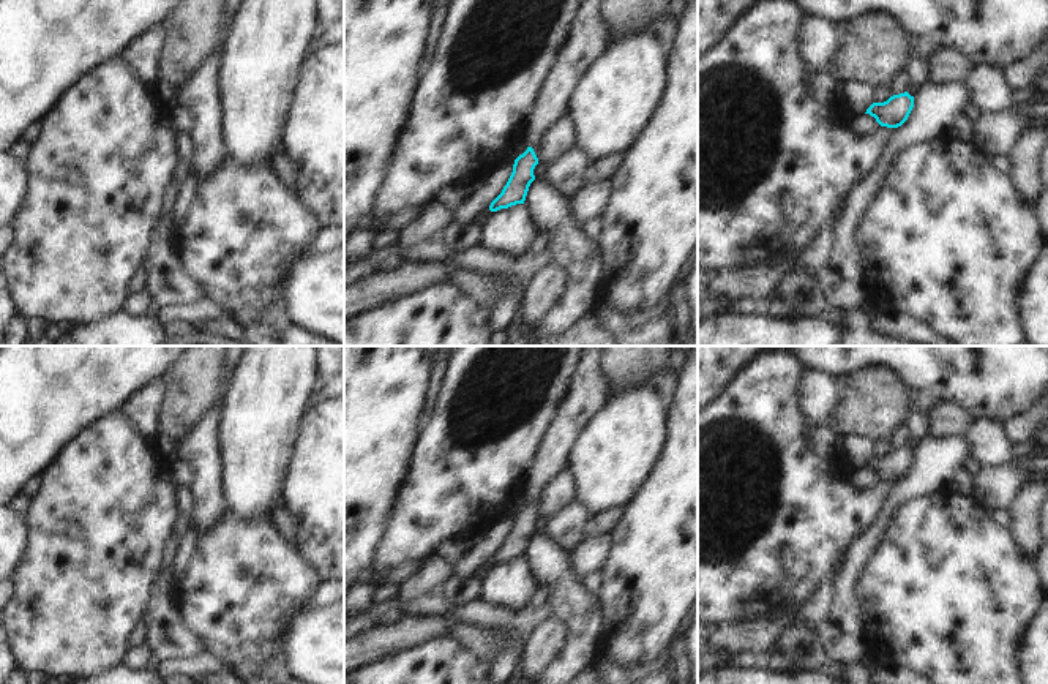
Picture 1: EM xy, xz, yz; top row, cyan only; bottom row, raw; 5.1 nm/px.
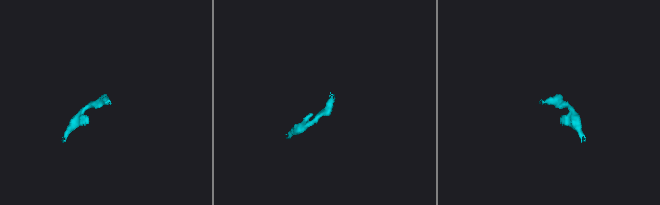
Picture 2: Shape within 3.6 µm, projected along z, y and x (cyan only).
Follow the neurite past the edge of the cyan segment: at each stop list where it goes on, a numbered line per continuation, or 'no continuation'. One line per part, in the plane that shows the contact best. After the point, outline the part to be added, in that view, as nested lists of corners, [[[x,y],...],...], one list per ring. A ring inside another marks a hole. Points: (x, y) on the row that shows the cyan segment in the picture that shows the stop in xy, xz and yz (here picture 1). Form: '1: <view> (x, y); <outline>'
1: xz (587, 40); [[[581,0],[562,52],[530,112],[530,125],[524,136],[527,147],[533,148],[537,139],[556,120],[567,117],[576,84],[586,70],[606,51],[608,32],[601,24],[601,2]]]

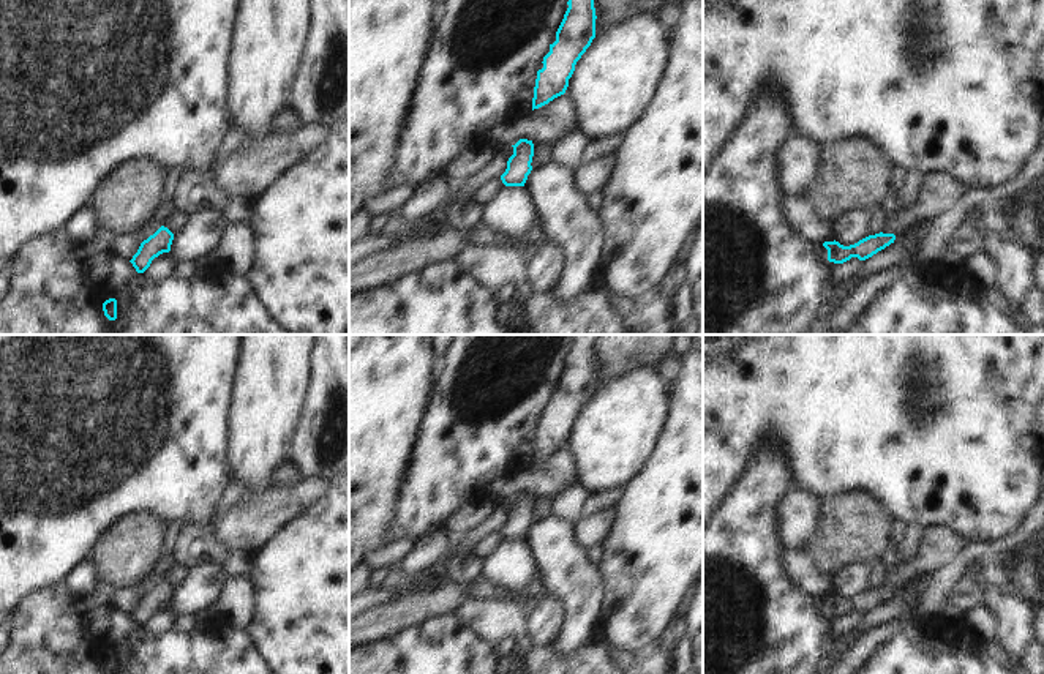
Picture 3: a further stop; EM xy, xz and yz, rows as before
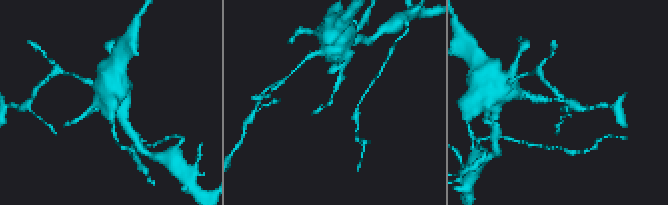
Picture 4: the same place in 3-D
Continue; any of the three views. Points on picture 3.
no continuation

